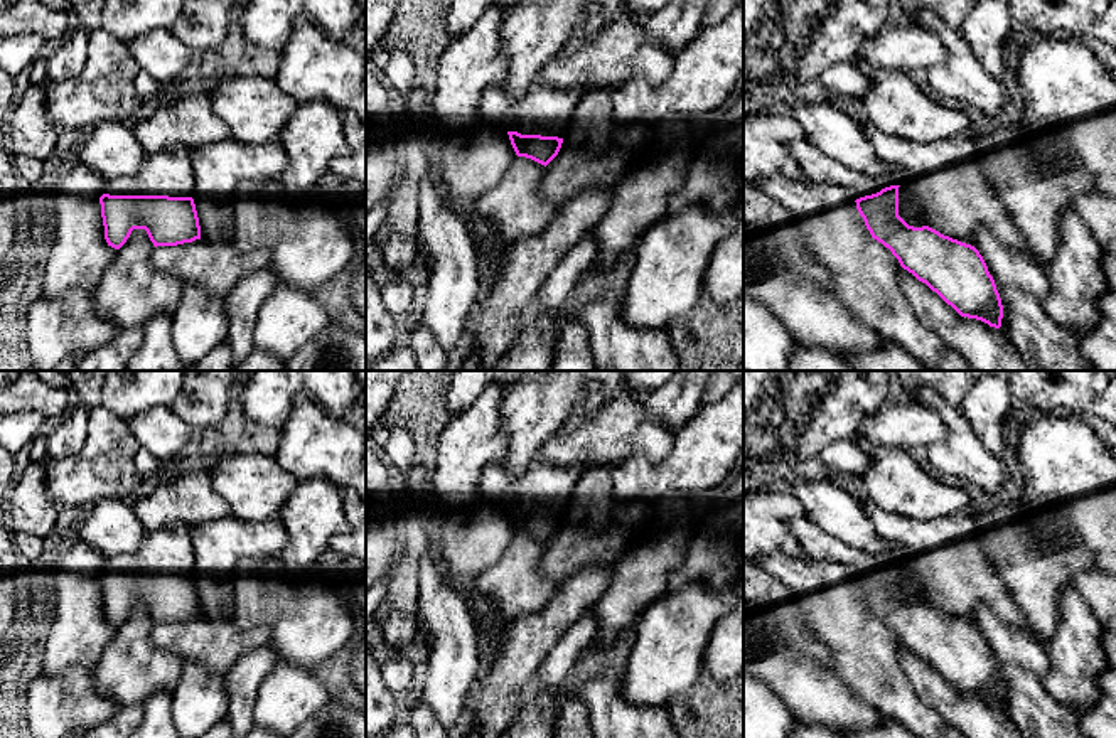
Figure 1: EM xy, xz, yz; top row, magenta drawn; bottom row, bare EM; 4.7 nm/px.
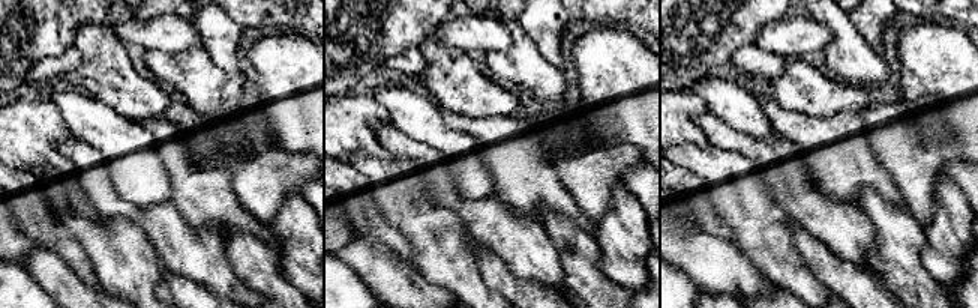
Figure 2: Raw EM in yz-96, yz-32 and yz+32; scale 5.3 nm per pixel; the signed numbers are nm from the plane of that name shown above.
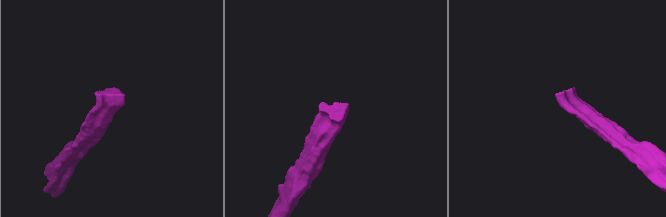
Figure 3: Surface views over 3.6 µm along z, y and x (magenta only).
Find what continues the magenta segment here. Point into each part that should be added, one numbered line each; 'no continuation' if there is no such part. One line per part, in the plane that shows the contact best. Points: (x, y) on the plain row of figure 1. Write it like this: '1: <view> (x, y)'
1: xy (169, 550)

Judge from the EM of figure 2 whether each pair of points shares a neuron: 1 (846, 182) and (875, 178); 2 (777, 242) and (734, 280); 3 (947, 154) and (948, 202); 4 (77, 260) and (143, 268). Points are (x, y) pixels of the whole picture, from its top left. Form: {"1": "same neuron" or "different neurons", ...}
{"1": "same neuron", "2": "different neurons", "3": "different neurons", "4": "different neurons"}

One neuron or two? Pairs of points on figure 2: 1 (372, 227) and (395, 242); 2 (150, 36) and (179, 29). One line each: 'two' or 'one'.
1: one
2: one

